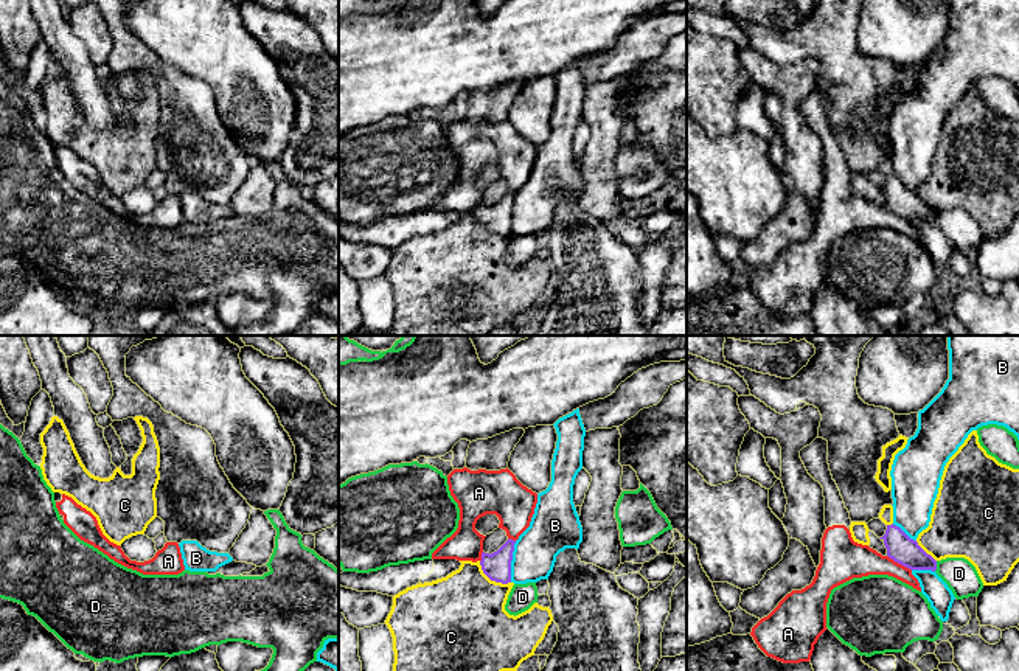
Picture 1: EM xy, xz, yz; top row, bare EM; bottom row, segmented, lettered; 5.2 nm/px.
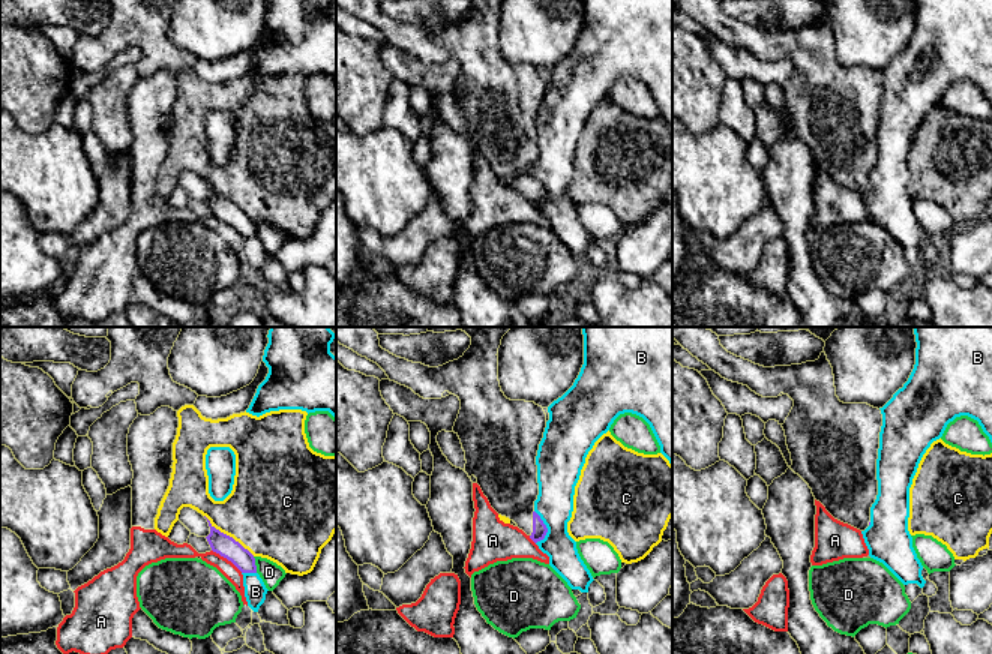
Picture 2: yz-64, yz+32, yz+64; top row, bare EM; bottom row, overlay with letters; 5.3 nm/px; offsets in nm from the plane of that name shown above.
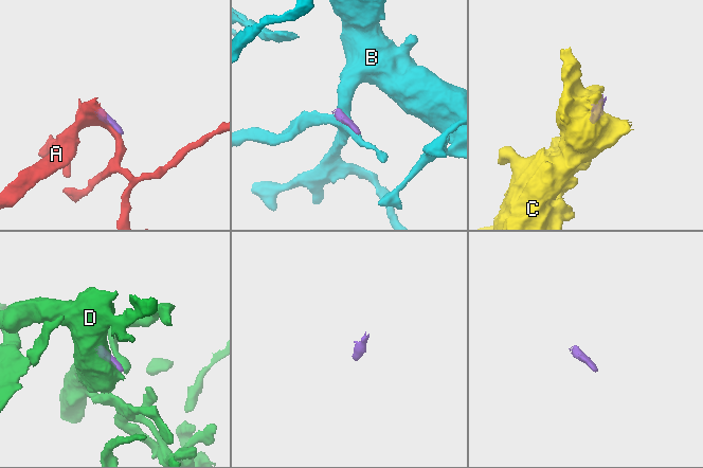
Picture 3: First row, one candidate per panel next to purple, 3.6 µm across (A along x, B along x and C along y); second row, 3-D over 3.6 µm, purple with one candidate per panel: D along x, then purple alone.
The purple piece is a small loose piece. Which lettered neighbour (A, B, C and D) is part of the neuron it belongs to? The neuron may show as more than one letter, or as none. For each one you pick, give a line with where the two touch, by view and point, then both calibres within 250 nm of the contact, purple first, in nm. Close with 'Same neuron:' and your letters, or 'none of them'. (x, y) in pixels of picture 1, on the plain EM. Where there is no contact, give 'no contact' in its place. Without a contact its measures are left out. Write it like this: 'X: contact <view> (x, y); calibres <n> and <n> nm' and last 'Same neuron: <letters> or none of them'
Same neuron: none of them

